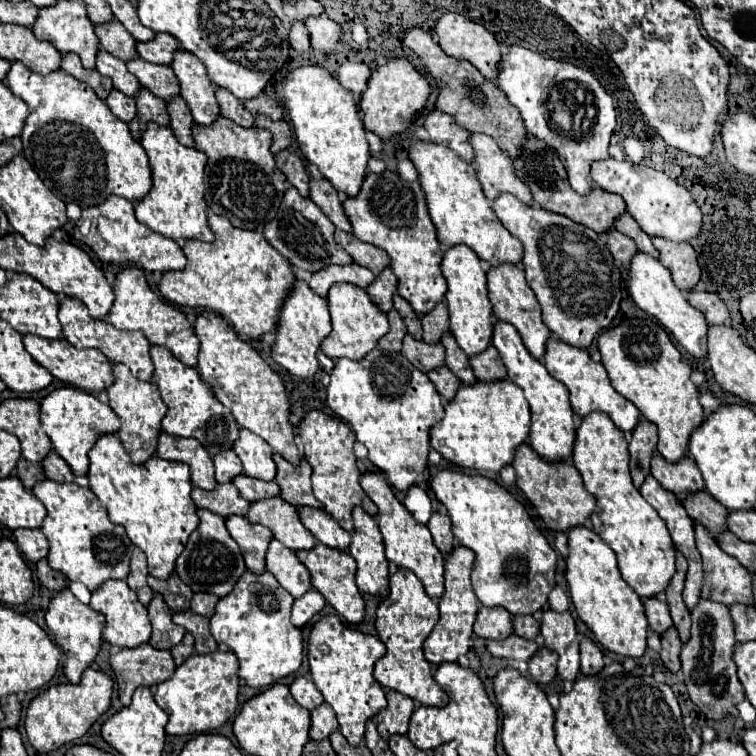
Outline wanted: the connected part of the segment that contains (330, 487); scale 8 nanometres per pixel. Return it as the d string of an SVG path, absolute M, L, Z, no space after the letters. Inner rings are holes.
M307 411L303 421L299 423L299 439L303 443L303 455L307 457L309 465L313 467L313 493L321 501L323 509L345 529L353 531L351 521L351 509L355 505L363 507L369 515L377 513L375 503L365 495L365 491L359 485L359 469L355 465L355 453L353 443L355 435L349 429L349 425L337 417L331 417L323 411Z

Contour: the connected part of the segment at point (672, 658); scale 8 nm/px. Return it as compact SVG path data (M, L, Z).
M671 625L669 631L665 631L665 635L661 637L661 661L665 663L665 667L669 671L679 671L681 663L679 663L679 651L681 651L681 639L677 635L677 629Z

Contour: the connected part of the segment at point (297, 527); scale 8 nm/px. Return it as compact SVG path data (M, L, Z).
M271 497L251 503L245 517L251 523L269 527L273 531L273 537L293 551L309 549L317 543L317 539L299 521L295 507L281 497Z

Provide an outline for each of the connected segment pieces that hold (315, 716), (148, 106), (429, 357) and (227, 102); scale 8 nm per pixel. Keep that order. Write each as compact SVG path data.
M321 703L311 711L311 739L327 739L333 731L337 731L339 723L335 719L335 713L327 703Z
M141 87L135 101L137 101L137 117L129 123L129 129L137 141L141 139L141 133L145 131L149 121L155 121L159 125L169 125L165 101L157 99L157 95L153 95L149 89Z
M409 333L403 339L403 349L401 353L423 373L427 373L429 369L441 367L443 359L445 359L445 349L441 343L425 343L419 339L413 339Z
M221 87L215 89L215 97L217 97L217 103L221 107L221 115L225 115L227 119L235 121L241 127L253 127L255 117L243 107L243 103L237 97L229 95L229 91L225 91Z

